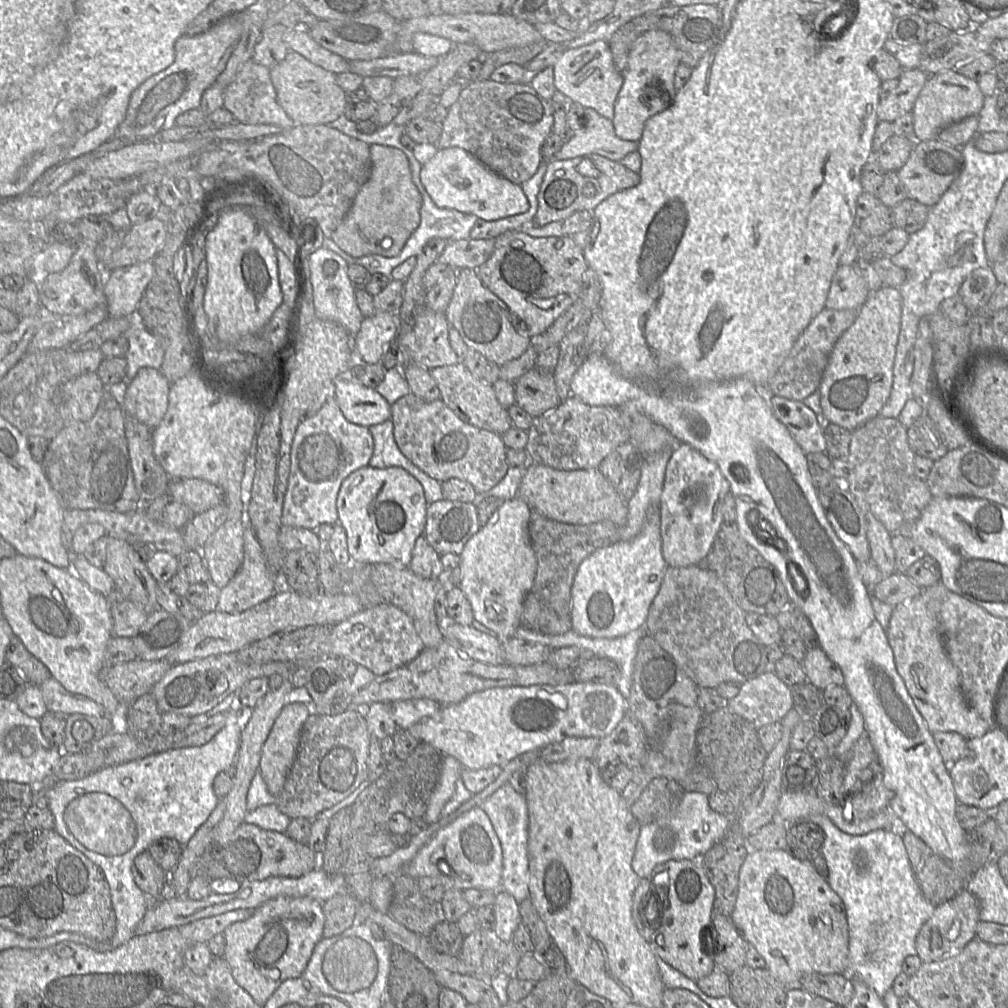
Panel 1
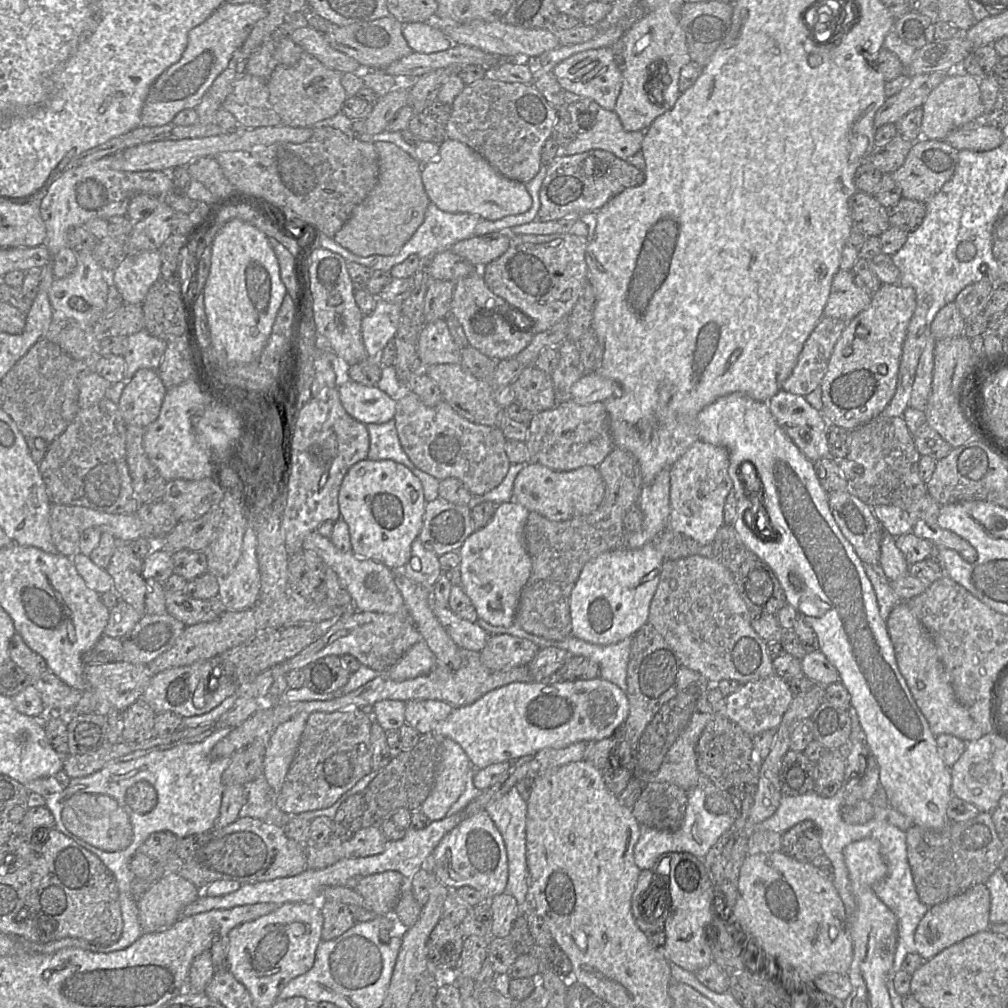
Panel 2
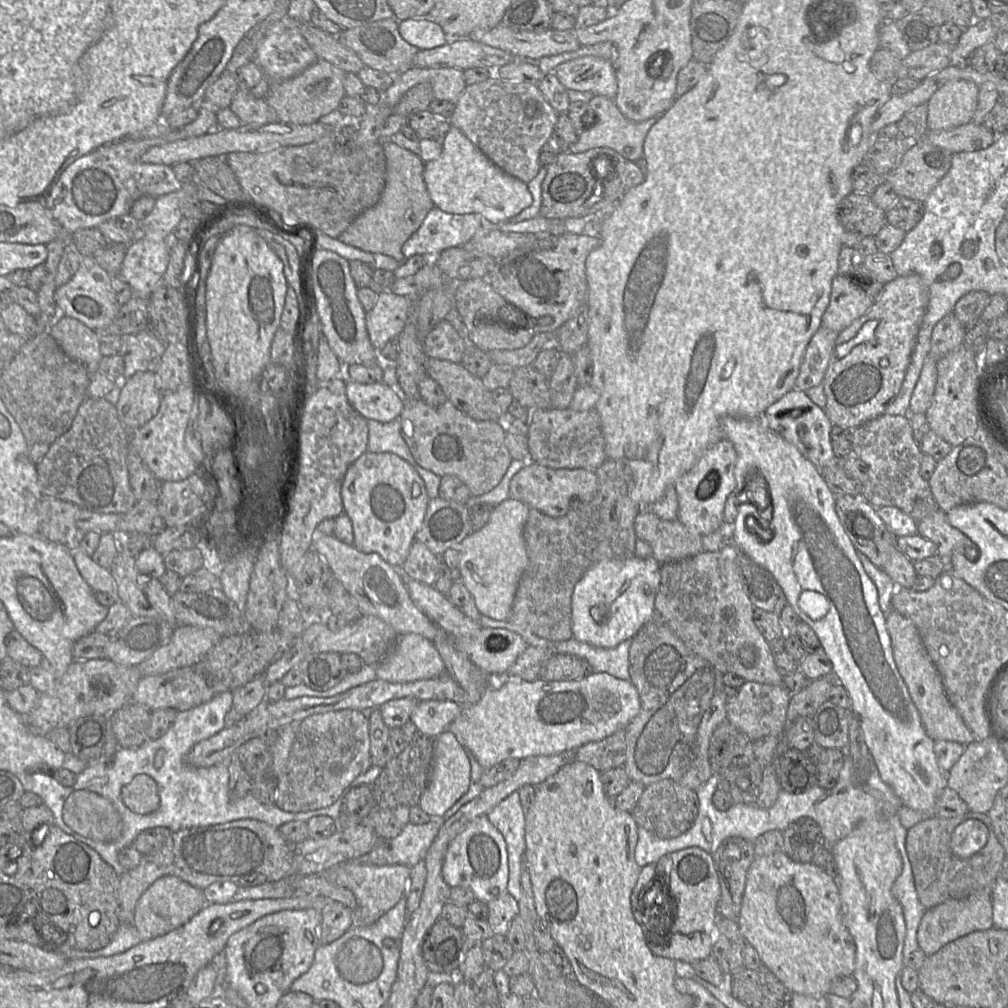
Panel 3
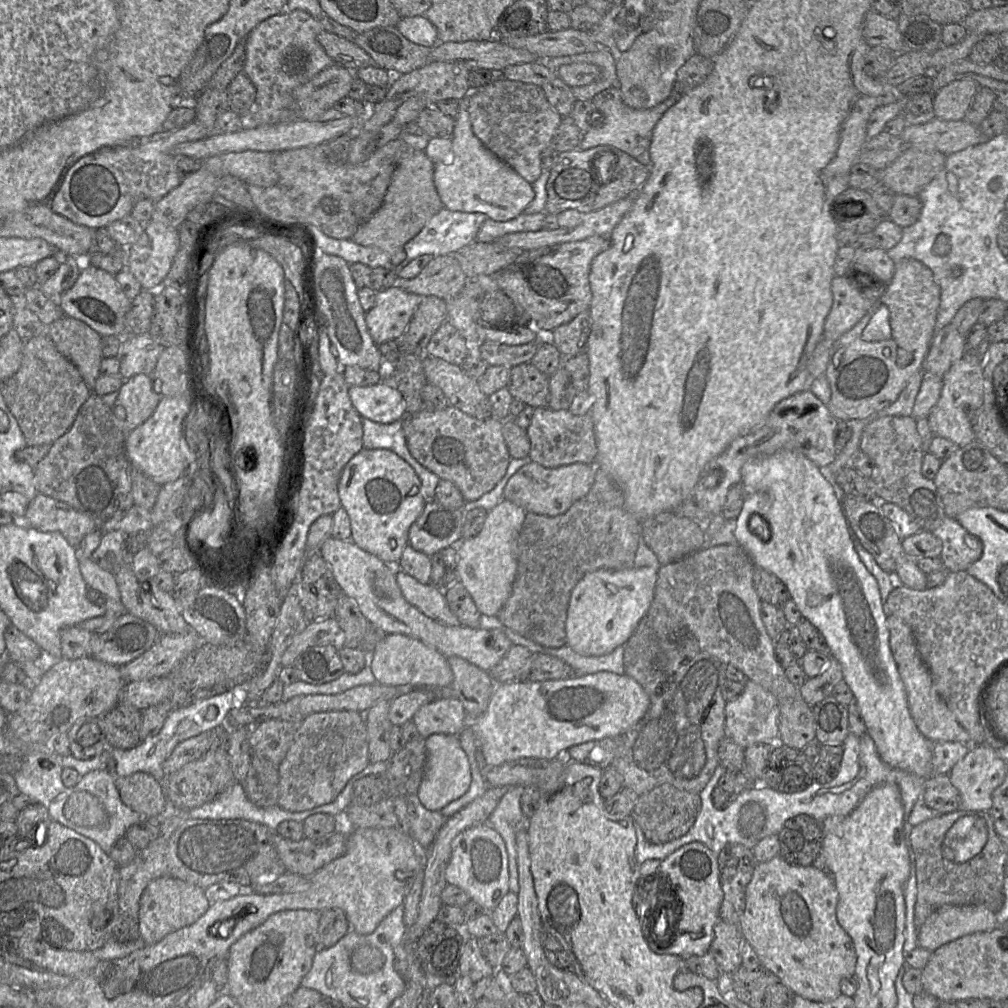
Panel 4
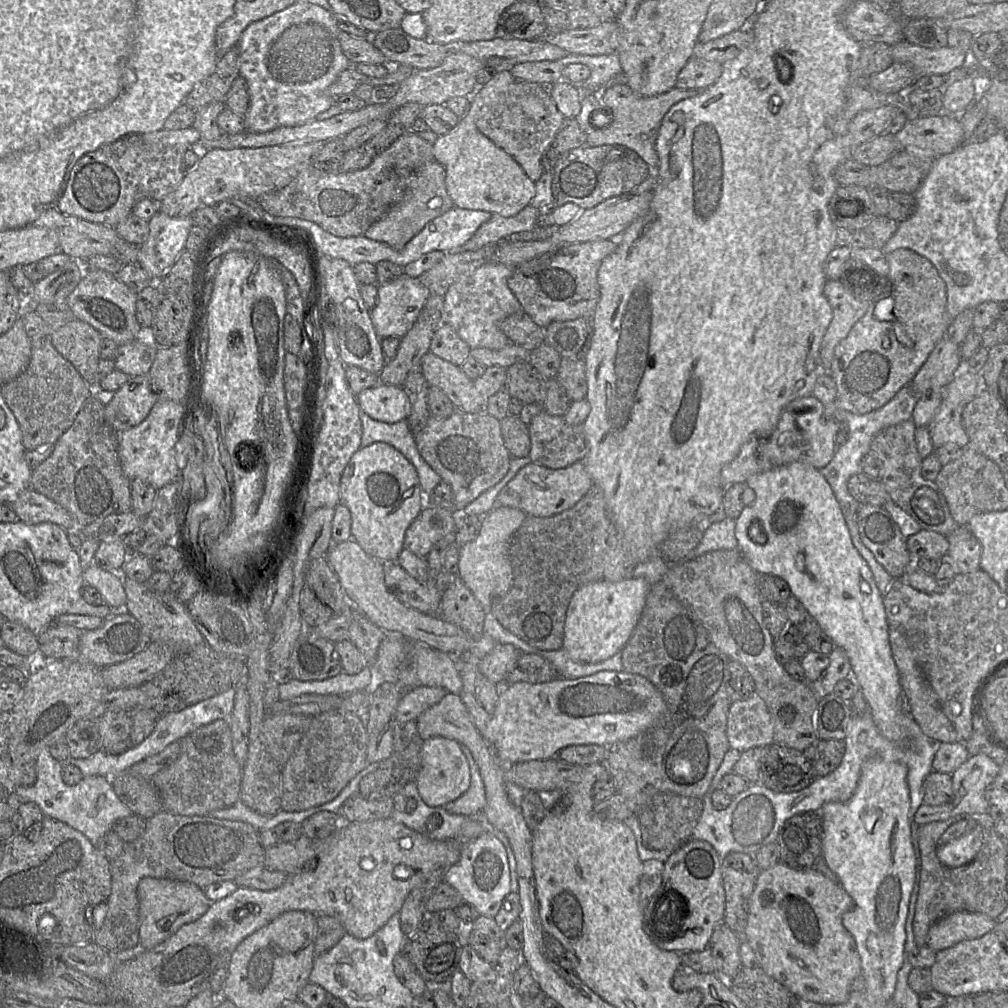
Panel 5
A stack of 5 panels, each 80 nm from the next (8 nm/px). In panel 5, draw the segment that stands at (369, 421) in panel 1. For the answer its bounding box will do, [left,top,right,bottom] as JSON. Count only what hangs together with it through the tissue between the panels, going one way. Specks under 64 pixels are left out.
[356,383,409,423]

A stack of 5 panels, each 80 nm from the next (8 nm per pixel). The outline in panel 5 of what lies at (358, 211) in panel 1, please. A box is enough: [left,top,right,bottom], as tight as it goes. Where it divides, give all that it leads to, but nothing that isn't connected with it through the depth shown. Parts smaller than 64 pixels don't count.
[364,160,454,251]

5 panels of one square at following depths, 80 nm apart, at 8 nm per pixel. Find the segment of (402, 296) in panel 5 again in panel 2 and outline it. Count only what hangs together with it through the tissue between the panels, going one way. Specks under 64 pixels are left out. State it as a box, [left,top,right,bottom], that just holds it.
[361,298,401,360]

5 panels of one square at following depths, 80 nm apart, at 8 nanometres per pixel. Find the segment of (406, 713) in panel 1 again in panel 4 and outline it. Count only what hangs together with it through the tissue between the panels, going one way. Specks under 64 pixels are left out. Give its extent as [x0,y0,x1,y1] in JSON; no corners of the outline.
[412,697,469,739]

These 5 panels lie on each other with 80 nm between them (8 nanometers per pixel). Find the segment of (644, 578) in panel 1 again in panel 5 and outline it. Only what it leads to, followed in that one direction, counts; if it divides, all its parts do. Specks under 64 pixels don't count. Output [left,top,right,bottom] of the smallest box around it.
[562,577,650,663]

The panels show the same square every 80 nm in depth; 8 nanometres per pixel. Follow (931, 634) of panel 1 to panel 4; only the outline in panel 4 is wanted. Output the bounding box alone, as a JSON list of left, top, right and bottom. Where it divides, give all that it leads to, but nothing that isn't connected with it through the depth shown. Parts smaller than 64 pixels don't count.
[887,615,971,744]

